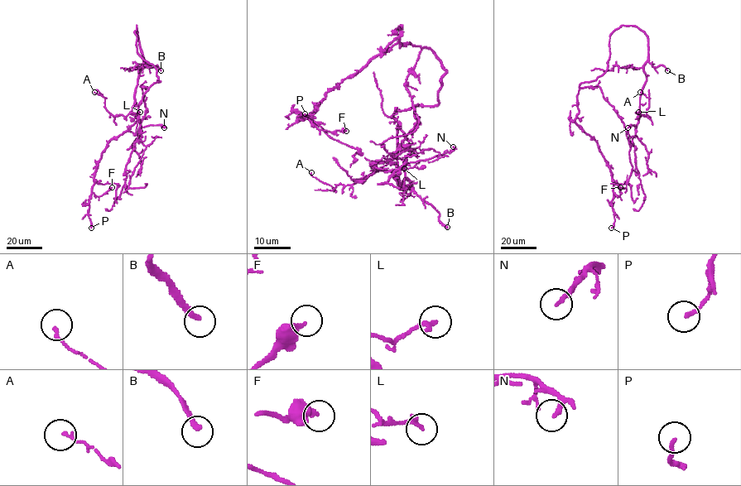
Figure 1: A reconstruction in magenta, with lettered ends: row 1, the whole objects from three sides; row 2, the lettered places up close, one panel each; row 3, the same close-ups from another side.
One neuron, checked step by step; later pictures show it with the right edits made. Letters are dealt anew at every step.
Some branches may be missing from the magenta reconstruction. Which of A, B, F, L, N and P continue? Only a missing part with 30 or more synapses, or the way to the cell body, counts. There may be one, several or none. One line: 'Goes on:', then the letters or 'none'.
Goes on: B

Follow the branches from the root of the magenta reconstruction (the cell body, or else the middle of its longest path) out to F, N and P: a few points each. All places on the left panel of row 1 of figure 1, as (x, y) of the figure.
F: (137, 43), (160, 81), (142, 96), (137, 120), (102, 153), (92, 191), (99, 196), (112, 187)
N: (137, 43), (137, 25), (143, 64), (132, 113), (142, 127), (162, 124), (164, 127)
P: (137, 43), (160, 81), (142, 96), (137, 120), (102, 153), (89, 199), (91, 228)

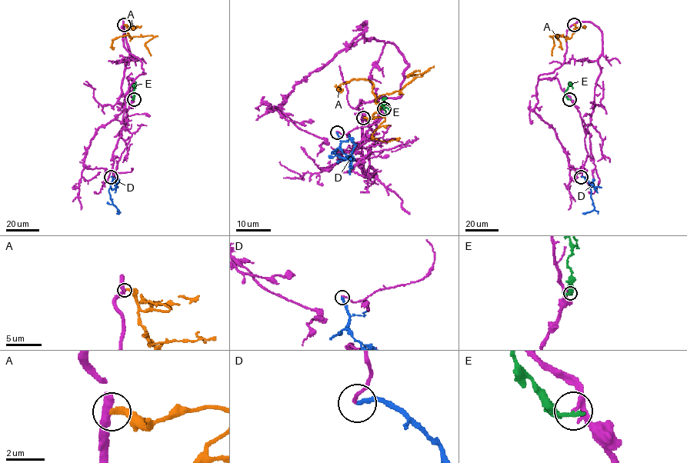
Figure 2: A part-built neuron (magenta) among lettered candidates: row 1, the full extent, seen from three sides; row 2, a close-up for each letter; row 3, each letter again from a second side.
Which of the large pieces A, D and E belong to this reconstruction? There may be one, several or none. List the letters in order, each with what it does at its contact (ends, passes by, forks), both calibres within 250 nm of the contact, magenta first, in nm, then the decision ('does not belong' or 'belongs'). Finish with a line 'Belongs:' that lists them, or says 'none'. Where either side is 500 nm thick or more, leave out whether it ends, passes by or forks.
A: 550 nm thick on the magenta side, 320 nm on the other; does not belong
D: it ends there; 170 nm thick on the magenta side, 240 nm on the other; does not belong
E: it passes by; 150 nm thick on the magenta side, 150 nm on the other; does not belong
Belongs: none

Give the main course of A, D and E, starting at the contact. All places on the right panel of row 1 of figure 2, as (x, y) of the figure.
A: (574, 24), (575, 31), (569, 38), (552, 36), (552, 55)
D: (581, 177), (589, 182), (594, 207), (593, 210), (582, 213)
E: (570, 99), (565, 91), (570, 84), (572, 88)

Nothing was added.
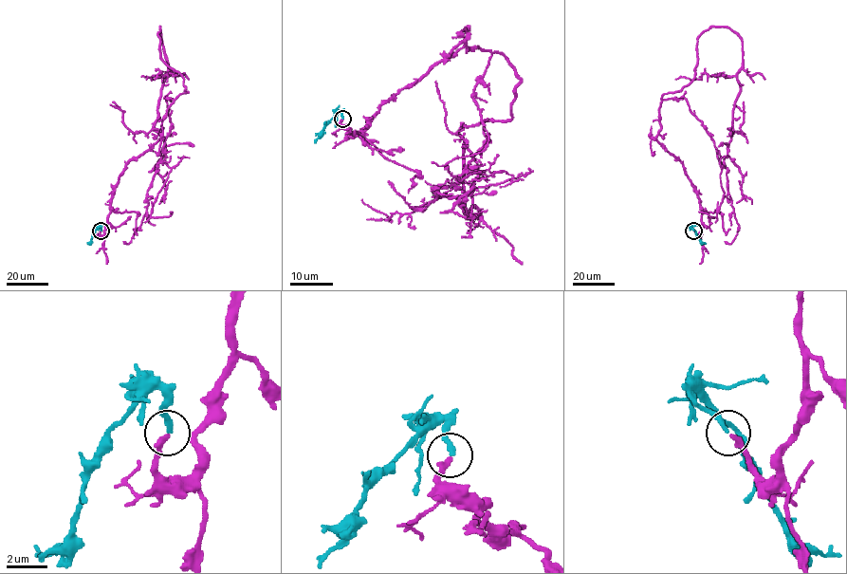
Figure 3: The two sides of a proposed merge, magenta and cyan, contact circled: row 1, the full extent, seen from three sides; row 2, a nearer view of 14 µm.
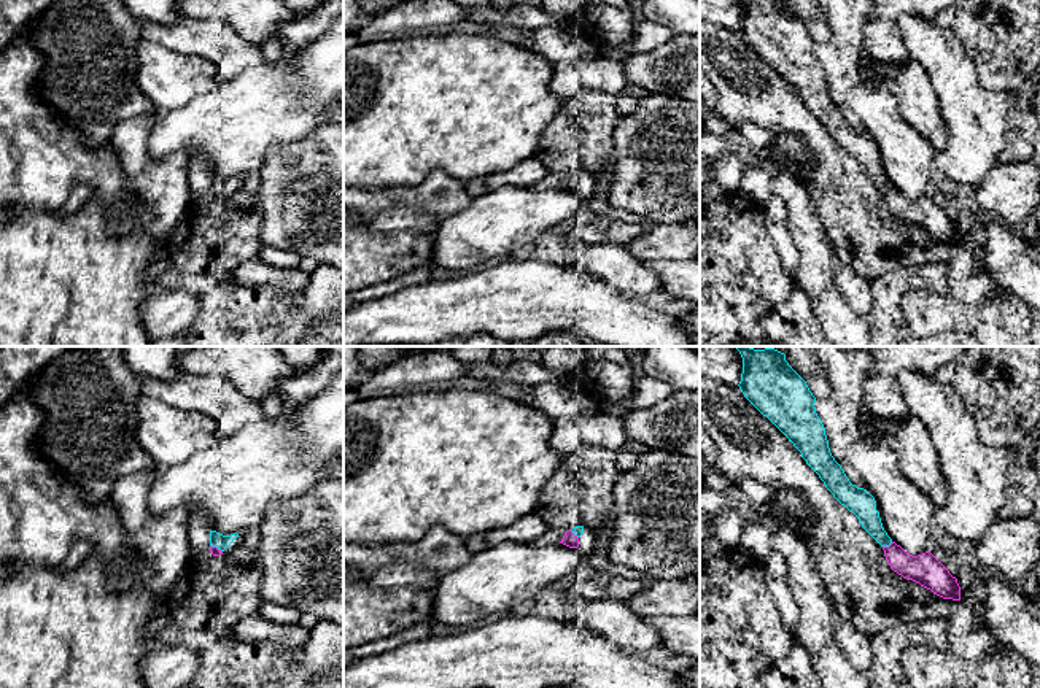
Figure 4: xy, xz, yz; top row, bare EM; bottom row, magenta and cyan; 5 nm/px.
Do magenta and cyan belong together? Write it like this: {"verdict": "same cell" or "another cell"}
{"verdict": "same cell"}

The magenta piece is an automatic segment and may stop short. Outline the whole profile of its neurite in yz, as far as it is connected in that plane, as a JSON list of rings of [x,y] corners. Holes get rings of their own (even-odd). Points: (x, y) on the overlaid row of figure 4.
[[[736,346],[743,358],[739,389],[766,416],[819,475],[833,497],[852,512],[862,528],[883,547],[887,564],[943,599],[960,601],[957,578],[930,553],[913,556],[884,531],[875,497],[849,481],[830,453],[825,427],[816,413],[816,397],[806,381],[774,350]]]

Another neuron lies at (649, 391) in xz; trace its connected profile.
[[[642,375],[636,381],[636,389],[631,397],[617,404],[606,405],[604,412],[617,418],[623,418],[631,412],[650,408],[668,399],[671,394],[673,389],[665,381]]]

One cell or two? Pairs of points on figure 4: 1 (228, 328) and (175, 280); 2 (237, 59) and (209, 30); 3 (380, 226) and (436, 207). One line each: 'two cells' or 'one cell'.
1: one cell
2: one cell
3: one cell

